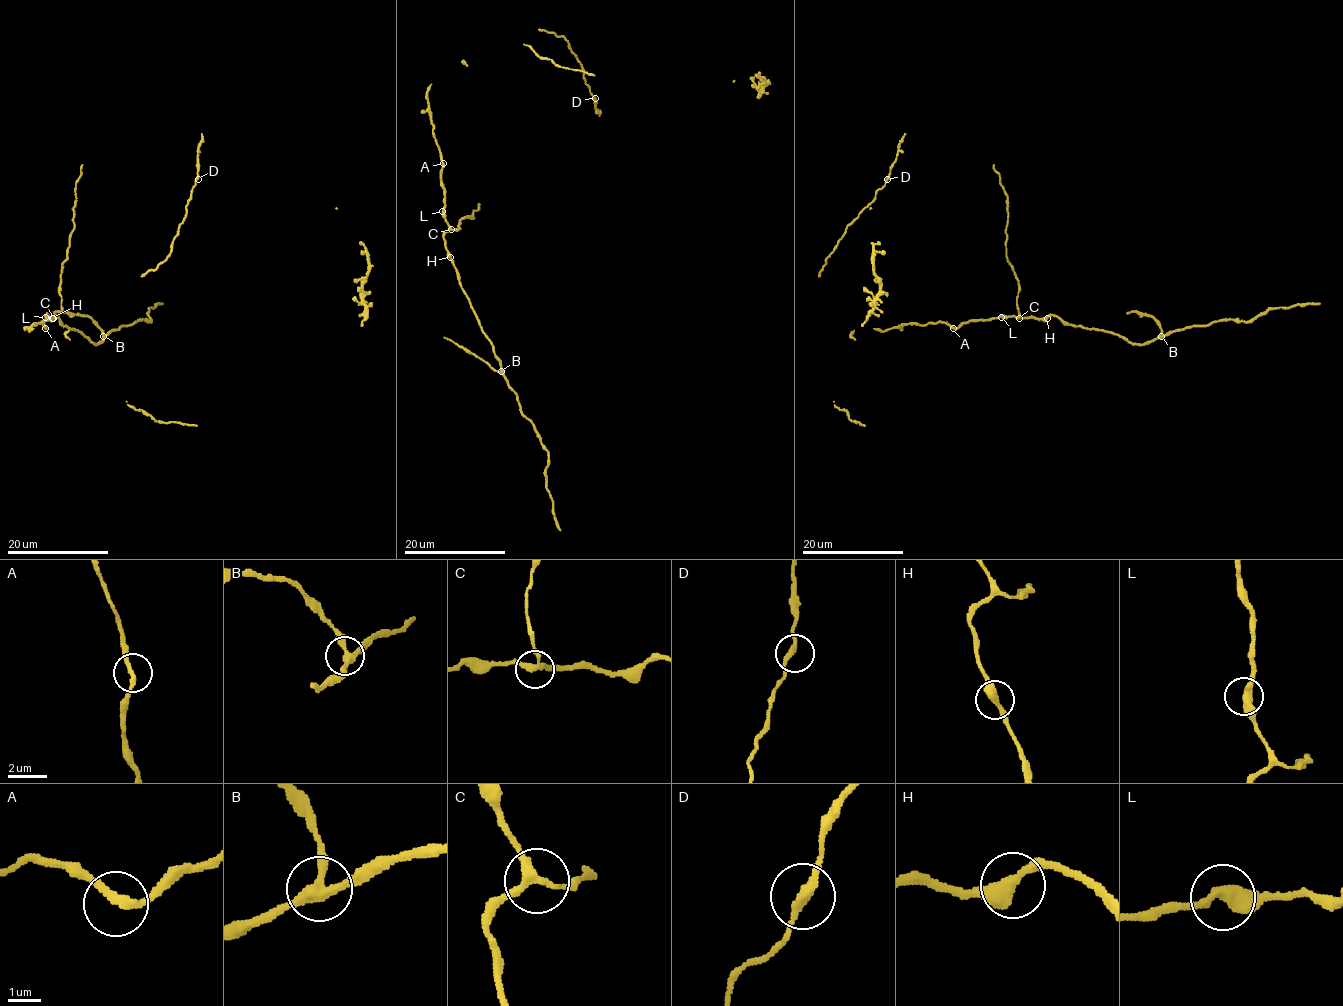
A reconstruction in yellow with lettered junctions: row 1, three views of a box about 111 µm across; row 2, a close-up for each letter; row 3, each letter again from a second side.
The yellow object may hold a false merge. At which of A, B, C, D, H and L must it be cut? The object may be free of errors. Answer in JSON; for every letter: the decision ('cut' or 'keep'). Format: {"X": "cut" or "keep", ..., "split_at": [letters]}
{"A": "keep", "B": "cut", "C": "keep", "D": "keep", "H": "keep", "L": "keep", "split_at": ["B"]}

